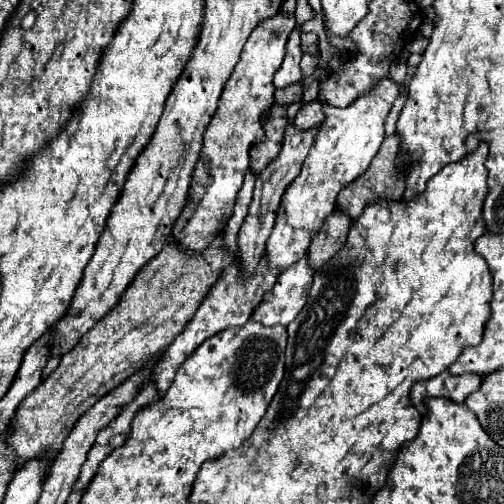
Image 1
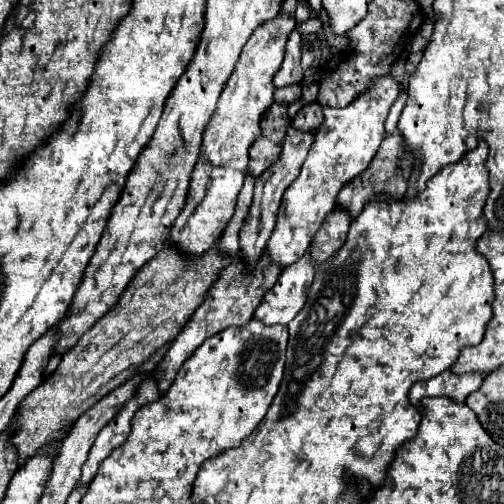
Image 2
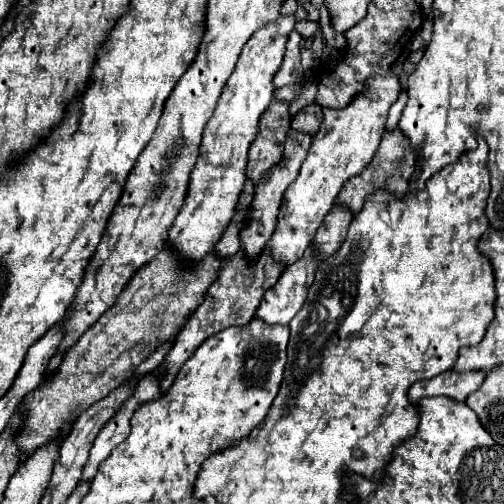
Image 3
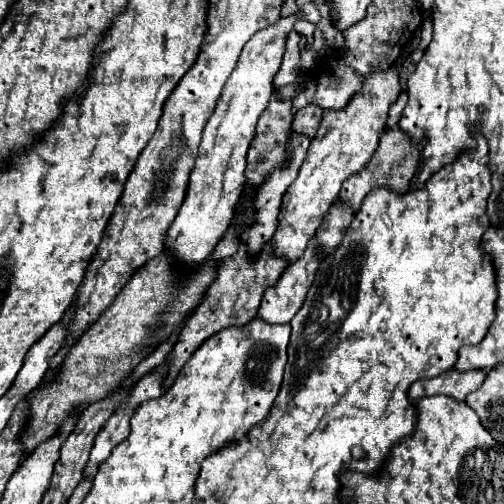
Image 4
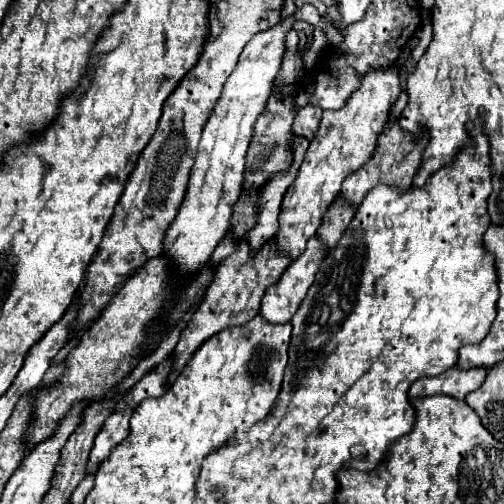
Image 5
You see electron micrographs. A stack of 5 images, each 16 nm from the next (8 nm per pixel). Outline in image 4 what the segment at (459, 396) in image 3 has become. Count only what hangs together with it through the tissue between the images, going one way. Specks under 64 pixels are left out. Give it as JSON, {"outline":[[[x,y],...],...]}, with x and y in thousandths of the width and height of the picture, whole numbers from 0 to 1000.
{"outline":[[[885,734],[881,742],[869,742],[861,750],[841,750],[817,762],[810,774],[813,794],[829,794],[841,786],[861,782],[885,782],[901,794],[921,794],[933,778],[948,774],[964,750],[960,734],[937,734],[937,738],[909,738],[909,734]]]}

